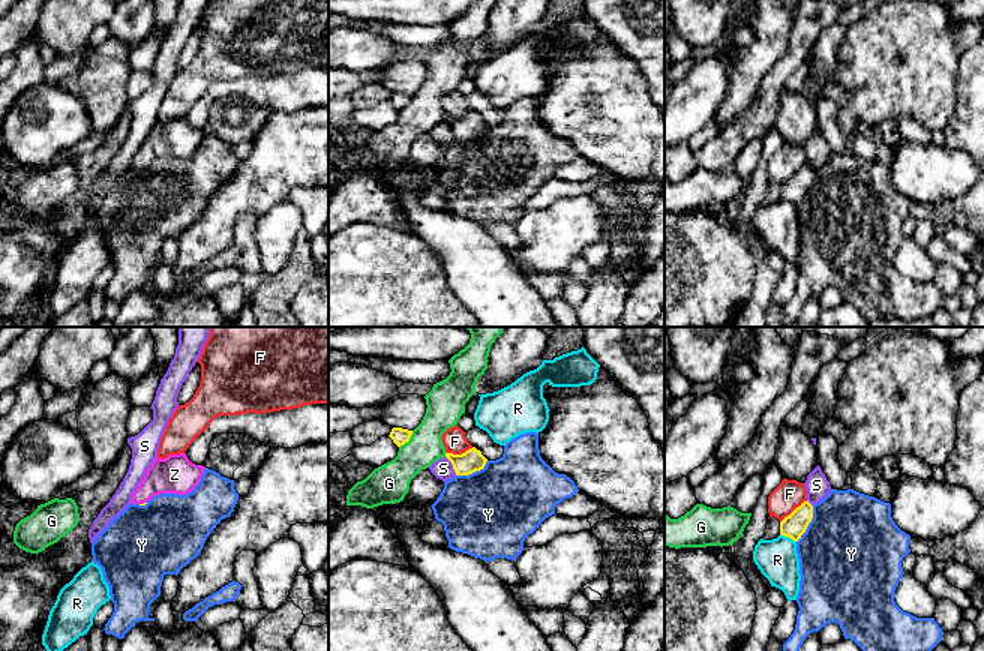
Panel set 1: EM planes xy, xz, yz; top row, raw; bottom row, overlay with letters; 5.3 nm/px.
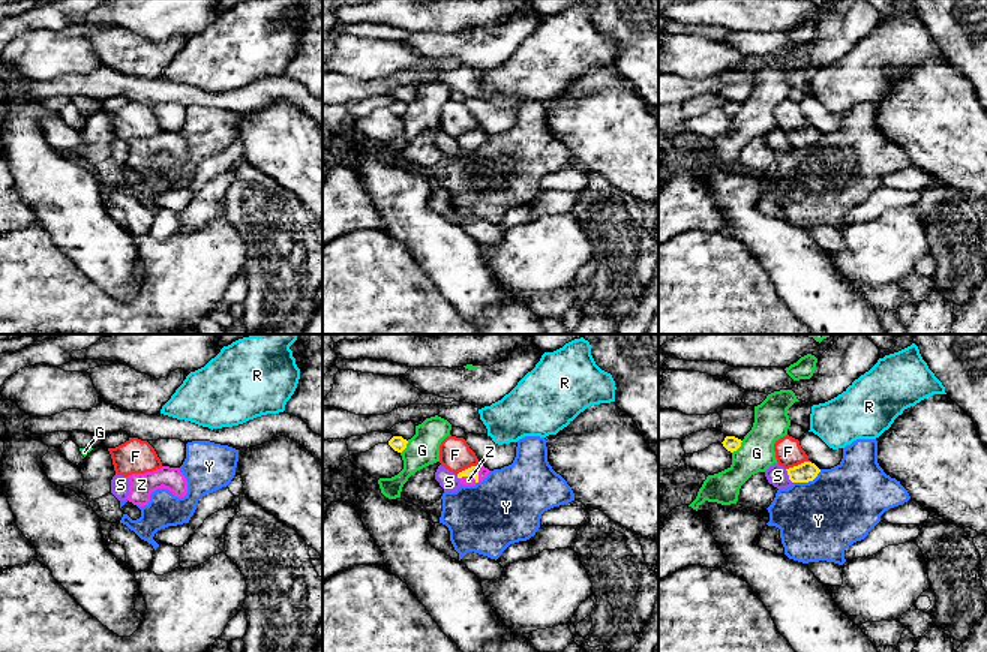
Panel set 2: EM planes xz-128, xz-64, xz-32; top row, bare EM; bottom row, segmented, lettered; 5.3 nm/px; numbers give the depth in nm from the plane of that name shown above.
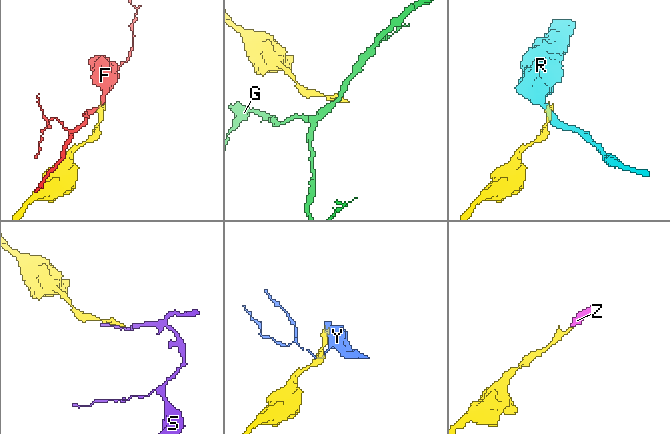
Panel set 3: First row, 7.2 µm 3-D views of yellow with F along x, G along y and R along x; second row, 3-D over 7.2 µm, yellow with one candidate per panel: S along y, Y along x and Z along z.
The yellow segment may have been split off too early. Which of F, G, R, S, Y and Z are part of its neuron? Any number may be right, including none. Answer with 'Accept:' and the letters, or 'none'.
Accept: Z

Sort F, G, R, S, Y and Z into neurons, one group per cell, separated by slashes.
F / G / R / S / Y / Z

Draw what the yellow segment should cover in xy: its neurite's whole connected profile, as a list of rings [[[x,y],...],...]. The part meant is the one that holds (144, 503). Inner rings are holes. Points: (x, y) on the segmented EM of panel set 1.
[[[186,453],[156,458],[132,495],[132,504],[146,506],[160,494],[186,495],[200,483],[206,466],[192,464]]]

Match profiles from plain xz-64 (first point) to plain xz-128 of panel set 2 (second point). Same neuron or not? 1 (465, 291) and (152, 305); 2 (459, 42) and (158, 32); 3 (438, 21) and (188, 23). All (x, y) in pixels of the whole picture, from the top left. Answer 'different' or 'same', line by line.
1: different
2: different
3: same

